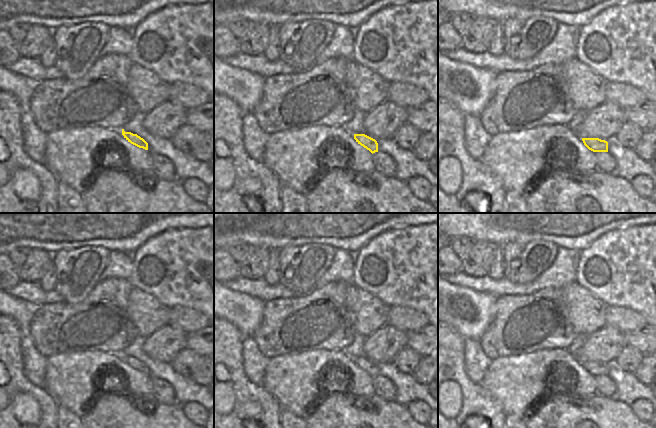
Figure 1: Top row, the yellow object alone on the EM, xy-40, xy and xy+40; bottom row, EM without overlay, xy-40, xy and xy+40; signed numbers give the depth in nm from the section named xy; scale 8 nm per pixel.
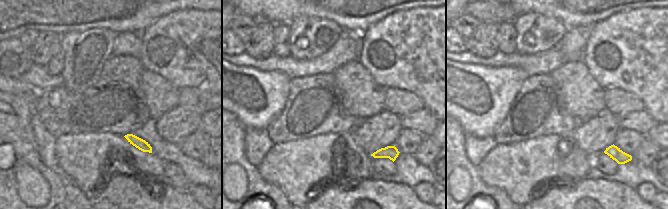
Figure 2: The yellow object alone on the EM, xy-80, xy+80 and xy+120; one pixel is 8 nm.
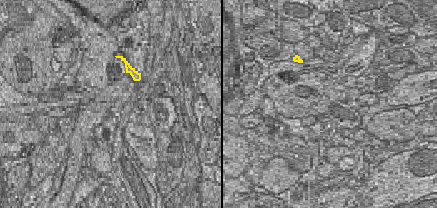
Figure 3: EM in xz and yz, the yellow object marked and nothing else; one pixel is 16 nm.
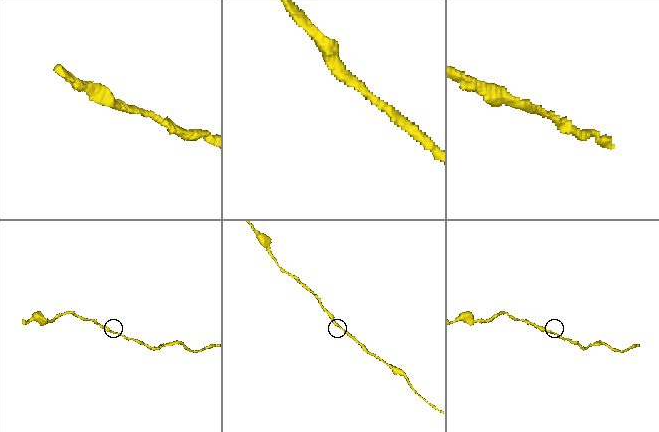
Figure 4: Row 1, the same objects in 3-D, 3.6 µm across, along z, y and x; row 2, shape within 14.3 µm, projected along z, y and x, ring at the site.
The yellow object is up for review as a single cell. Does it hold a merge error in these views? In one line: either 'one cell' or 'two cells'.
one cell

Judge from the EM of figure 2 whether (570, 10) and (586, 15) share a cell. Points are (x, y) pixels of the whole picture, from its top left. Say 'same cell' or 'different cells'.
same cell

